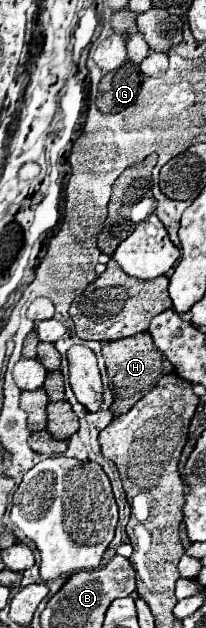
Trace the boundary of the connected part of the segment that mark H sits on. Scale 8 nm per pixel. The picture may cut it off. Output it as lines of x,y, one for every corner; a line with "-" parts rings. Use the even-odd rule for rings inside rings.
140,332
136,336
104,344
102,346
102,356
106,360
110,390
114,394
114,402
110,406
110,412
114,416
128,412
140,398
144,398
150,392
152,386
156,386
160,376
172,372
172,364
166,358
162,362
162,354
152,344
152,338
150,338
148,332

